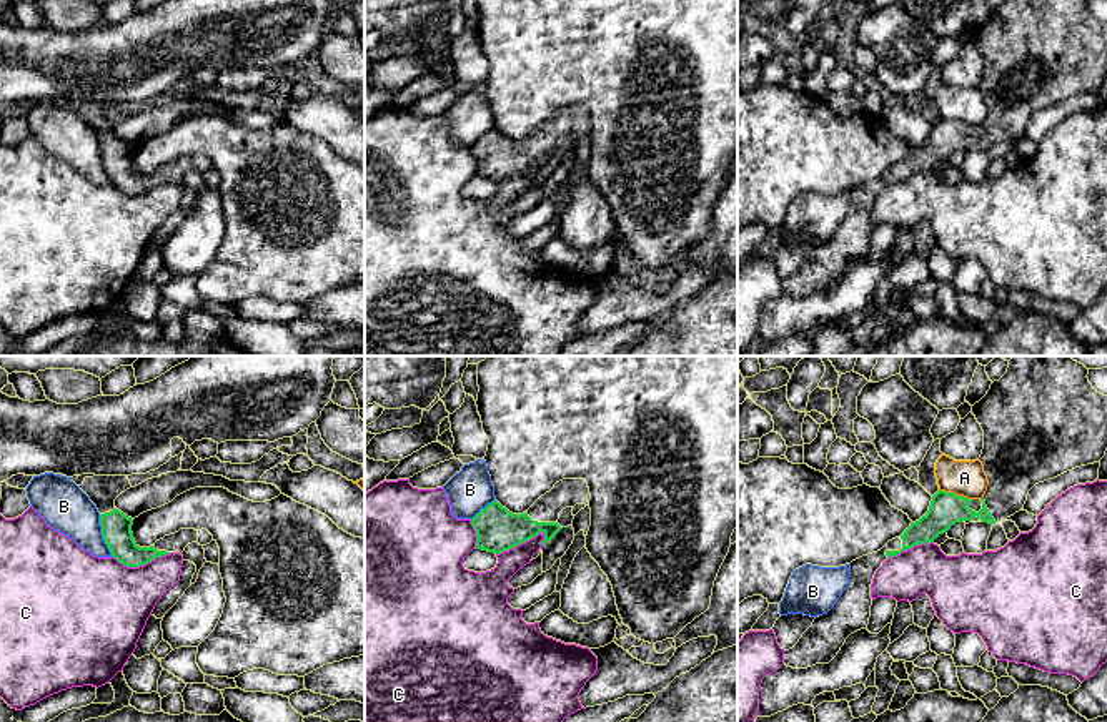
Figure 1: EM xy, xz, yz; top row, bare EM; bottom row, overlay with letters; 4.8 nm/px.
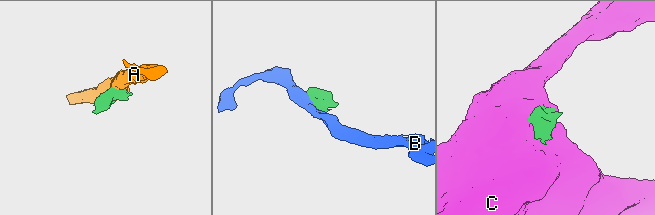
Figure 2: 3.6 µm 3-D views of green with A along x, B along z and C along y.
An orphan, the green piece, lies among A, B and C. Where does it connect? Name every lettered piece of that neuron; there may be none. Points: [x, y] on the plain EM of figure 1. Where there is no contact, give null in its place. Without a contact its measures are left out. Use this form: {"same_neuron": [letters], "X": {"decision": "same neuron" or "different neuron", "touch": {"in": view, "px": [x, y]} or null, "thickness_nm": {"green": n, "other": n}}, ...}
{"same_neuron": [], "A": {"decision": "different neuron", "touch": {"in": "yz", "px": [956, 122]}, "thickness_nm": {"green": 160, "other": 180}}, "B": {"decision": "different neuron", "touch": {"in": "xy", "px": [104, 163]}, "thickness_nm": {"green": 140, "other": 240}}, "C": {"decision": "different neuron", "touch": {"in": "xz", "px": [520, 170]}, "thickness_nm": {"green": 200, "other": 160}}}

